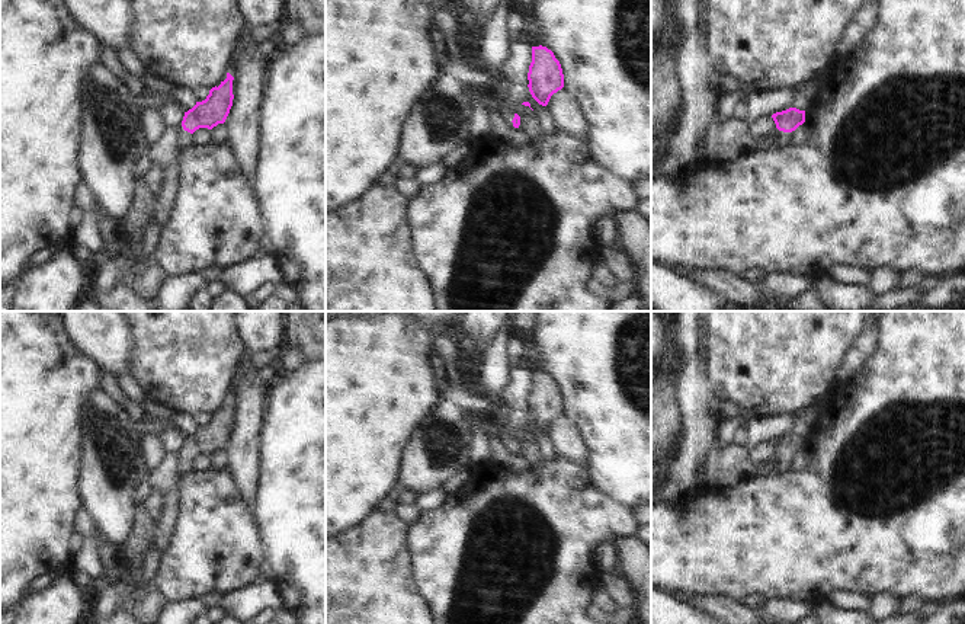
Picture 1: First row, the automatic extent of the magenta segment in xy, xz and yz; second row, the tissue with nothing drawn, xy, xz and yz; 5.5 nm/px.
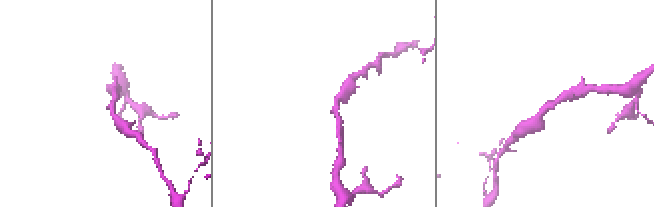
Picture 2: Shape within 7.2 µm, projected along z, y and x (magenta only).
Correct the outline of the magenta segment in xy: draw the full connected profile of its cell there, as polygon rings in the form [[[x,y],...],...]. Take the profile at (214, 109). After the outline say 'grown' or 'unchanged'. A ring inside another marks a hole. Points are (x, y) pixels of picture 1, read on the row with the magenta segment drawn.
[[[233,52],[231,60],[222,71],[219,81],[209,90],[206,99],[196,102],[192,109],[185,112],[182,125],[176,128],[179,153],[190,145],[190,137],[196,129],[212,129],[218,124],[225,122],[235,95],[235,57],[237,54]]]; grown

